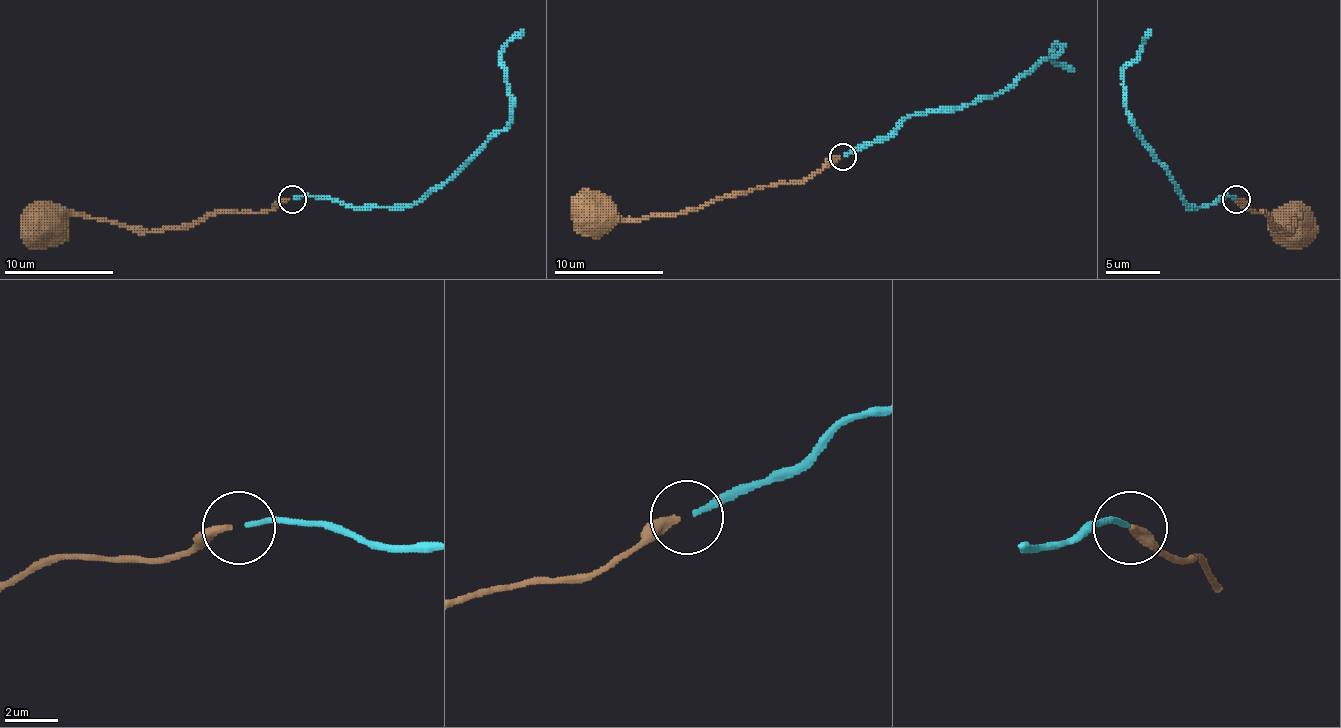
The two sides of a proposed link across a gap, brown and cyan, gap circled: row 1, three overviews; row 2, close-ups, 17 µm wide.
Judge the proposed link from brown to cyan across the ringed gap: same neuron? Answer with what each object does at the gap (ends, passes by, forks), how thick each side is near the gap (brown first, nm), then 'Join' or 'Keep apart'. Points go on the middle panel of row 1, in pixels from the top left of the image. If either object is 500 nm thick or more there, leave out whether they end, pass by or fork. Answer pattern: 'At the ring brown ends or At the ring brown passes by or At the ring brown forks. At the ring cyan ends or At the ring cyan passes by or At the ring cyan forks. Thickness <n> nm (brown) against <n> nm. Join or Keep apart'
At the ring brown ends. At the ring cyan ends. Thickness 320 nm (brown) against 200 nm. Join

